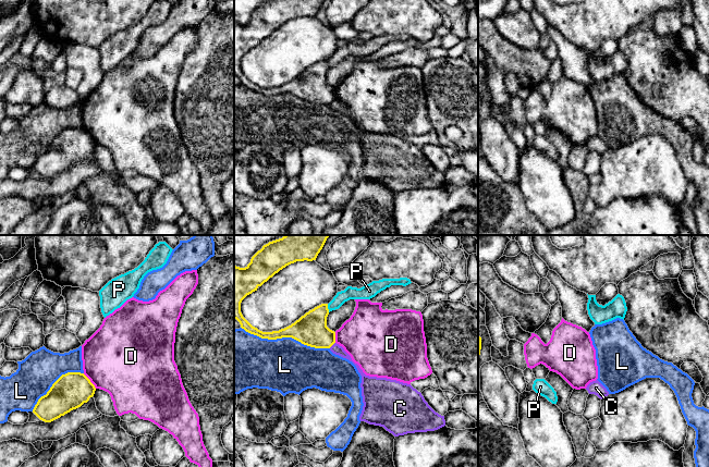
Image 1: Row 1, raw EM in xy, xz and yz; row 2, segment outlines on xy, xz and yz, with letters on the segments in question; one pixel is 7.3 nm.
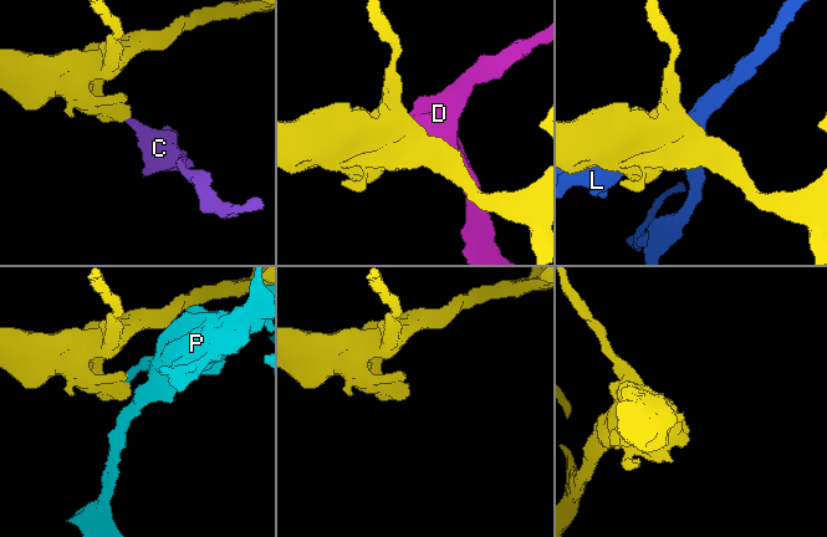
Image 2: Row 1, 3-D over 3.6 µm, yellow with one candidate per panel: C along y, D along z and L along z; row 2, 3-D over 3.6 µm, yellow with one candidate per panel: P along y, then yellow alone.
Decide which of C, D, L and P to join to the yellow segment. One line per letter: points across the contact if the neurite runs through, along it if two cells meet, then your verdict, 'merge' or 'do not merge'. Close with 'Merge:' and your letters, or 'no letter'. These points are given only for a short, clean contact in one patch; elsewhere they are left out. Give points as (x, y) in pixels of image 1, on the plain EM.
C: border along xz (334, 98), (329, 103); do not merge
D: do not merge
L: do not merge
P: do not merge
Merge: no letter

